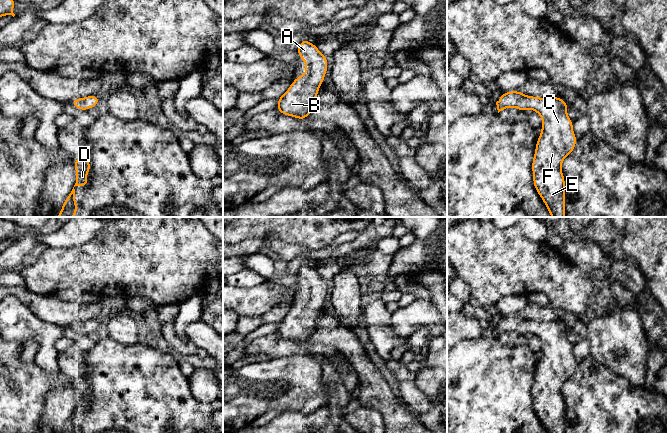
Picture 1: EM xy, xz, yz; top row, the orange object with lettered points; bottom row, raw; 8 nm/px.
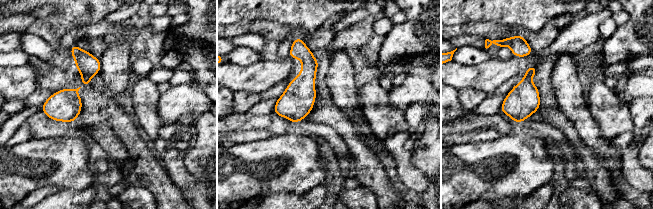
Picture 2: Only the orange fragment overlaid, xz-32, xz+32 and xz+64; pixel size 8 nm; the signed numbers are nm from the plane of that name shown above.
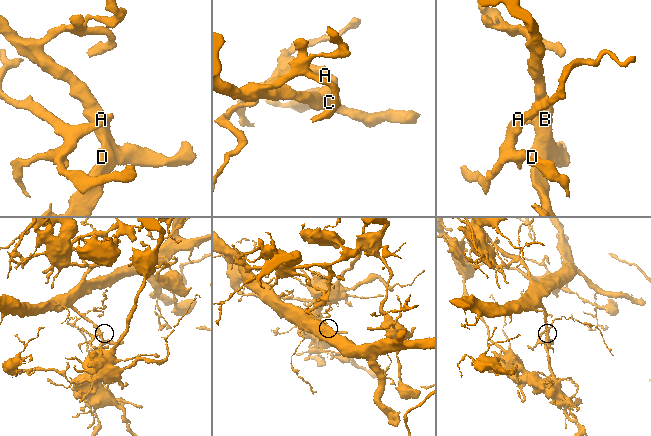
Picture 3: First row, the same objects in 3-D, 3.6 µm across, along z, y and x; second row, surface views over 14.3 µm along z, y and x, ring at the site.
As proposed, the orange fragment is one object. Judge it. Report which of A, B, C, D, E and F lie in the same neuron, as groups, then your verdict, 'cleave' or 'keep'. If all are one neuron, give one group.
A B C D E F; keep

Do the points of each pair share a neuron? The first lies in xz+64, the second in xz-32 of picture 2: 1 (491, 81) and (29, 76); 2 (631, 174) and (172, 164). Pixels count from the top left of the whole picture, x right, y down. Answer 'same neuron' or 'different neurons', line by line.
1: same neuron
2: same neuron

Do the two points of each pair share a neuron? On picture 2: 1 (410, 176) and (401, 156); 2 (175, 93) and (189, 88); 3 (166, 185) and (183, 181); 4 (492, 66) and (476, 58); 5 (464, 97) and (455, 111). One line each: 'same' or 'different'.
1: same
2: same
3: different
4: different
5: different

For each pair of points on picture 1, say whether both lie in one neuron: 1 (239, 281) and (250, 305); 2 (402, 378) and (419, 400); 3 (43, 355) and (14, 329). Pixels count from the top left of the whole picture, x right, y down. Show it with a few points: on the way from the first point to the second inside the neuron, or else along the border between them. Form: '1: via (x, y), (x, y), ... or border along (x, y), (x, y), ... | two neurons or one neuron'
1: border along (264, 282), (254, 286), (233, 286) | two neurons
2: via (406, 383), (408, 389), (414, 395) | one neuron
3: via (44, 340), (44, 335), (28, 318), (18, 315) | one neuron

